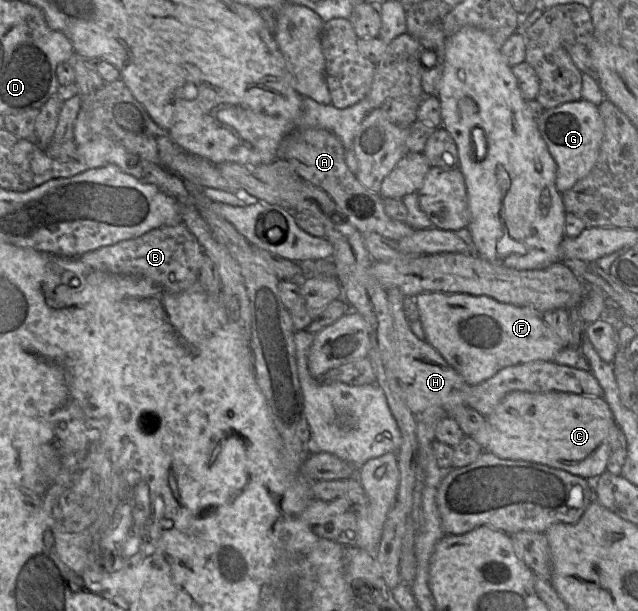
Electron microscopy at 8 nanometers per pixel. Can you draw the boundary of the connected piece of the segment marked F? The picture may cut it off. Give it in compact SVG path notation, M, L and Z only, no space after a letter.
M423 292L415 297L426 341L470 385L491 378L502 368L530 361L553 361L563 348L542 314L529 306L499 302L489 296Z

